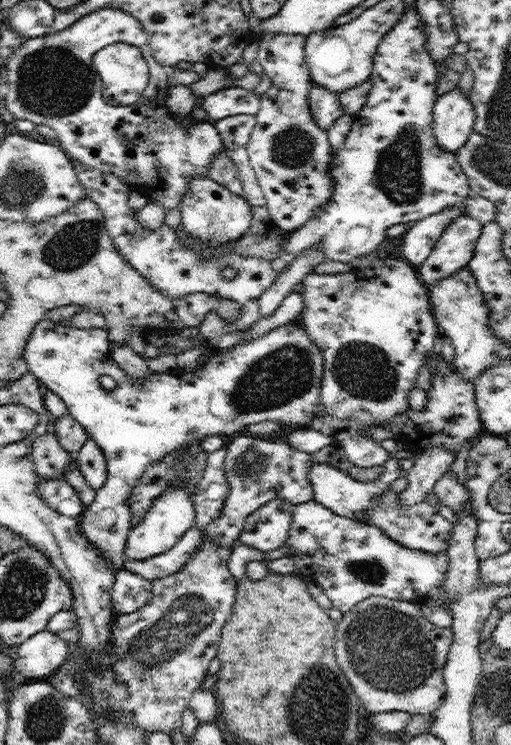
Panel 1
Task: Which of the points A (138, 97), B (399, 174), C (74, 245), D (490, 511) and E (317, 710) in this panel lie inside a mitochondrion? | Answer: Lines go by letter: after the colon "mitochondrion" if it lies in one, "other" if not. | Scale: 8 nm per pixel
A: other
B: mitochondrion
C: mitochondrion
D: other
E: mitochondrion

